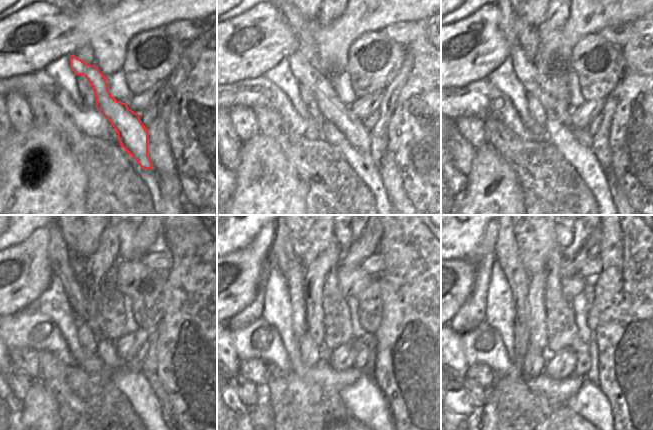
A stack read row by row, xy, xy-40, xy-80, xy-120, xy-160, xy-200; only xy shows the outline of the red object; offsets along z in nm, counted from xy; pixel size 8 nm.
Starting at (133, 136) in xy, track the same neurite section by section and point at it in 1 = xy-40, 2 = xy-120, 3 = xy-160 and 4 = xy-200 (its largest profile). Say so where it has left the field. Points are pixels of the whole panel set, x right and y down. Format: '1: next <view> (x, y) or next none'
1: next xy-40 (307, 74)
2: next xy-120 (57, 248)
3: next xy-160 (274, 256)
4: next xy-200 (499, 256)

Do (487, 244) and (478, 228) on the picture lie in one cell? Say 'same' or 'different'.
different

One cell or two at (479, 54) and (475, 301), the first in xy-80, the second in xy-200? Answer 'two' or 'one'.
two

